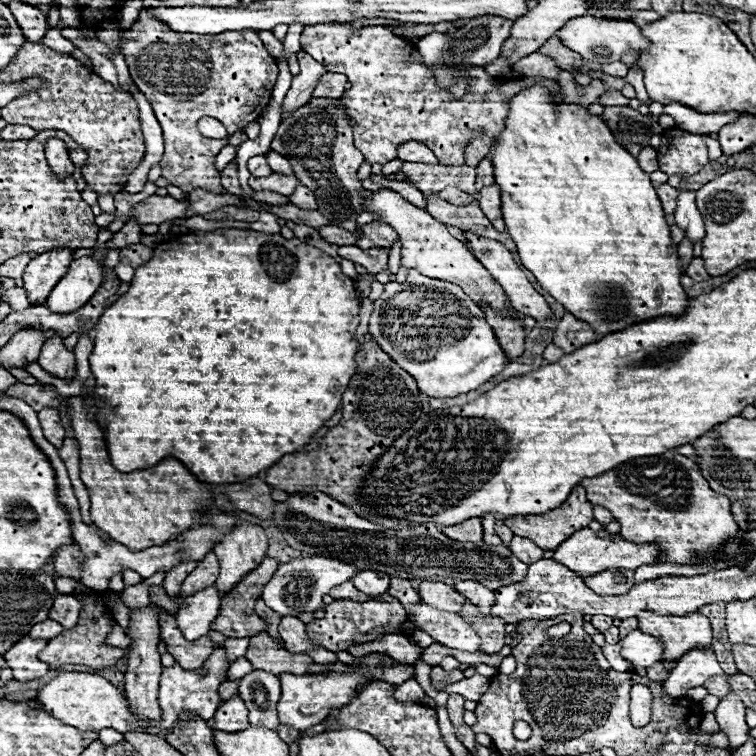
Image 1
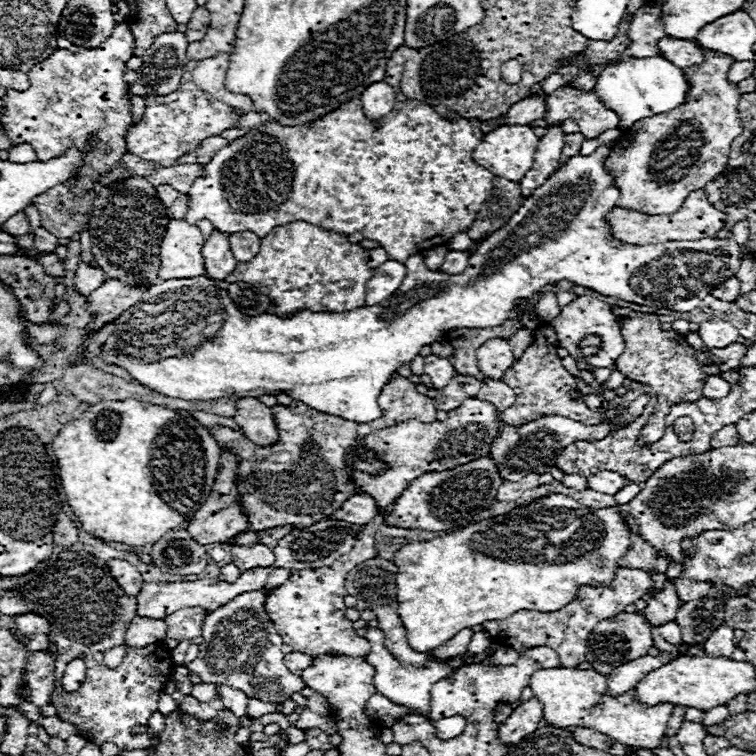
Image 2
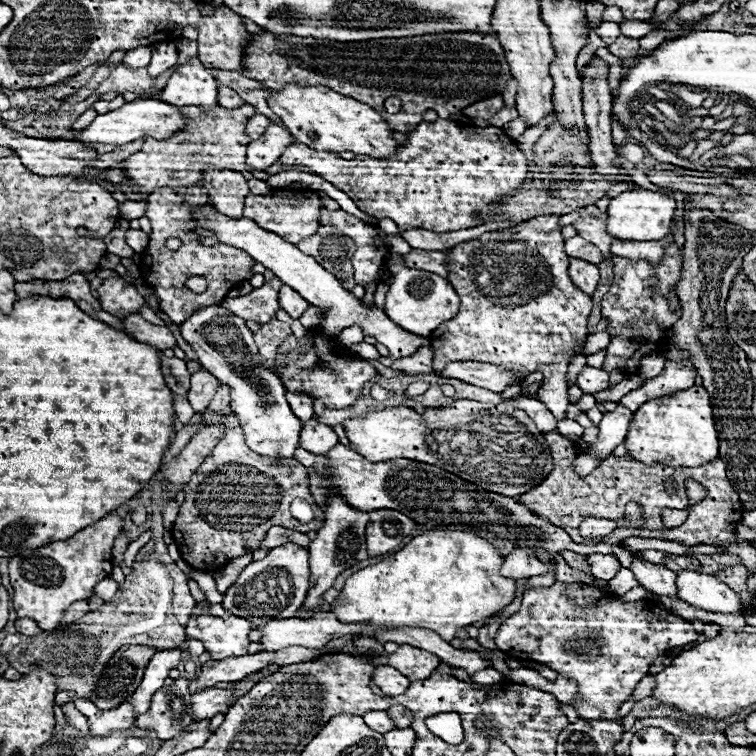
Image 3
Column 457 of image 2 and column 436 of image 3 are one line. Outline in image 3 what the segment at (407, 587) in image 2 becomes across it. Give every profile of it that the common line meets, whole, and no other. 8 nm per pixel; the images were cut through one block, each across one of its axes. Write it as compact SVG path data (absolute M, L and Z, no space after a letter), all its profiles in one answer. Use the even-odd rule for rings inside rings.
M428 530L412 538L402 550L386 560L354 572L346 580L342 594L330 604L330 612L336 614L340 622L366 626L366 630L360 632L362 636L374 636L378 630L390 628L426 628L450 642L460 628L496 614L514 600L516 582L512 578L502 578L498 574L500 566L502 556L498 556L488 540L462 530Z

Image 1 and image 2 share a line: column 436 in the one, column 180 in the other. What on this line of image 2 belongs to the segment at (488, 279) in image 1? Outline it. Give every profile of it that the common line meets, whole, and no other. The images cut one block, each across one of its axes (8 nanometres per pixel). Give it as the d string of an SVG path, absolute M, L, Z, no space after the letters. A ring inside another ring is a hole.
M170 220L160 248L162 268L158 276L162 280L202 276L202 246L204 238L196 226L190 226L186 220Z

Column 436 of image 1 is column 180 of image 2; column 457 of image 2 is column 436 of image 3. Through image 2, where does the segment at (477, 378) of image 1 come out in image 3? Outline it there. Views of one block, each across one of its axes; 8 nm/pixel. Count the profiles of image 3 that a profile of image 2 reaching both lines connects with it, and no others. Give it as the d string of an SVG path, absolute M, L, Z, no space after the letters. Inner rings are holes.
M390 254L388 268L392 274L392 284L390 284L390 290L386 292L384 312L402 330L416 336L430 336L442 322L450 320L452 314L458 312L460 298L446 278L440 278L426 270L408 268L400 254Z

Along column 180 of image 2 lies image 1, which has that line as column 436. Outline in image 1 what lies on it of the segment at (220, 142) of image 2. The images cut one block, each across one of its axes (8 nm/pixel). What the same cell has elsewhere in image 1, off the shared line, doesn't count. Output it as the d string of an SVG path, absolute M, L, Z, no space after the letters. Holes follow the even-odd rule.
M404 142L398 148L398 158L406 160L406 162L424 162L424 164L438 164L438 158L434 156L434 152L422 144L422 142Z

